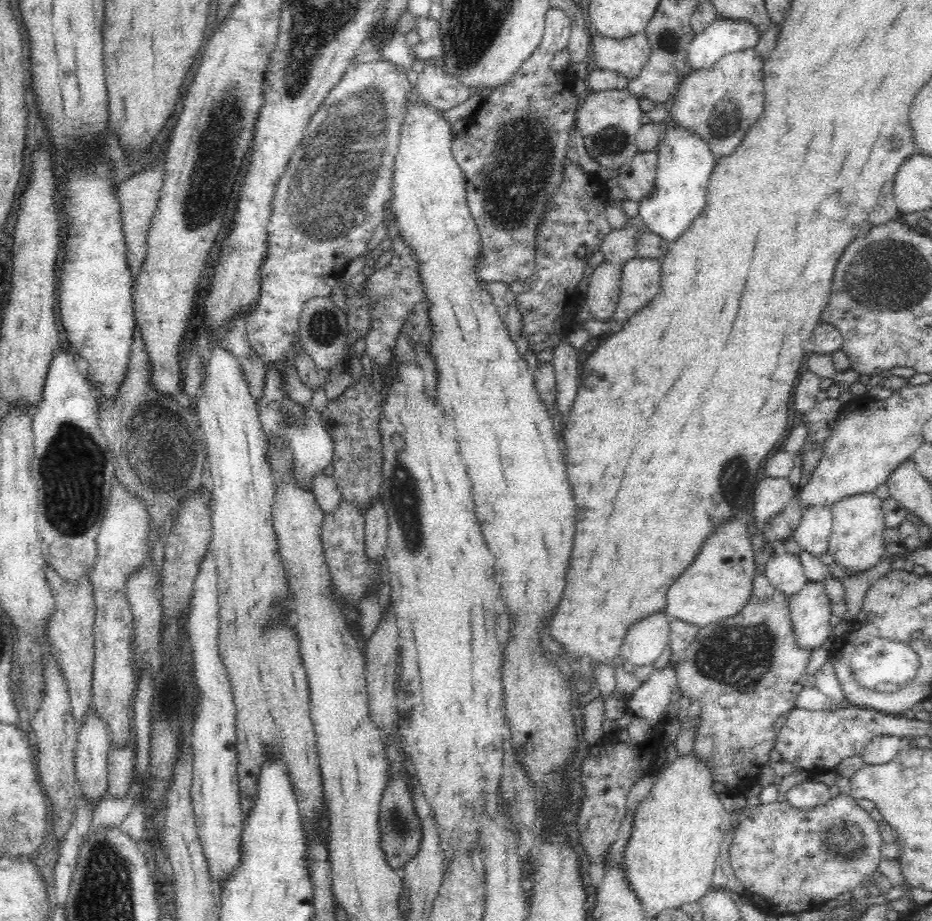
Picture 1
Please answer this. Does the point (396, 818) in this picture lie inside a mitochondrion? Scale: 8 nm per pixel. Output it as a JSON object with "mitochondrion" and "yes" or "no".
{"mitochondrion":"yes"}

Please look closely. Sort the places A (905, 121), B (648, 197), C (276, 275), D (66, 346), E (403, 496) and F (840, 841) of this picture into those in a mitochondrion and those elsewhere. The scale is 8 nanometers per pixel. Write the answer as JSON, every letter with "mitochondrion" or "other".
{"A":"other","B":"other","C":"other","D":"other","E":"mitochondrion","F":"mitochondrion"}

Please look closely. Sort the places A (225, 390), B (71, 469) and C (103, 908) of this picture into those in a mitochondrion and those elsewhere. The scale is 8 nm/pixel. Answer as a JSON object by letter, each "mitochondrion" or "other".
{"A":"other","B":"mitochondrion","C":"mitochondrion"}

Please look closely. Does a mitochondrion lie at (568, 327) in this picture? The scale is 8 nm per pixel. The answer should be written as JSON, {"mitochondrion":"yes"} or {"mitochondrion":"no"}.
{"mitochondrion":"no"}

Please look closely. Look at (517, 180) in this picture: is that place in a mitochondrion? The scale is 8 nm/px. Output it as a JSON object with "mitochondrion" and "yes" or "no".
{"mitochondrion":"yes"}

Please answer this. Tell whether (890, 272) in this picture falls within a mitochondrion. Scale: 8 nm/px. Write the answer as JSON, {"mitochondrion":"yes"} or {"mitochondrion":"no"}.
{"mitochondrion":"yes"}

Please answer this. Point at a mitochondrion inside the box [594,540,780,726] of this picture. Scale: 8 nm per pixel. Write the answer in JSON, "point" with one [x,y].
{"point":[739,655]}

